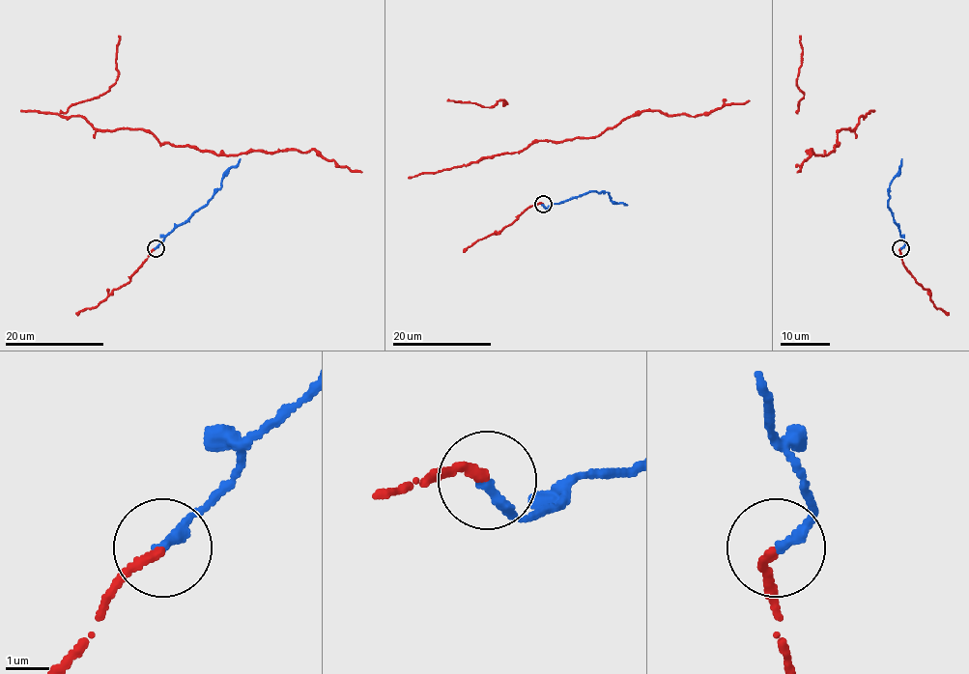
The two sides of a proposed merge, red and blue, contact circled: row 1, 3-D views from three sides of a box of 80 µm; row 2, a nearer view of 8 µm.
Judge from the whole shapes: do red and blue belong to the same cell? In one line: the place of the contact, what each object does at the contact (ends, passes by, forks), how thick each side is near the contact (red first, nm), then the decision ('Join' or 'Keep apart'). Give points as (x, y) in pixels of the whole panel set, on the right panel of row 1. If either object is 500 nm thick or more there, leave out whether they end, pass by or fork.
Place: (900, 248). At the ring red ends. At the ring blue ends. Thickness 190 nm (red) against 240 nm. Join

